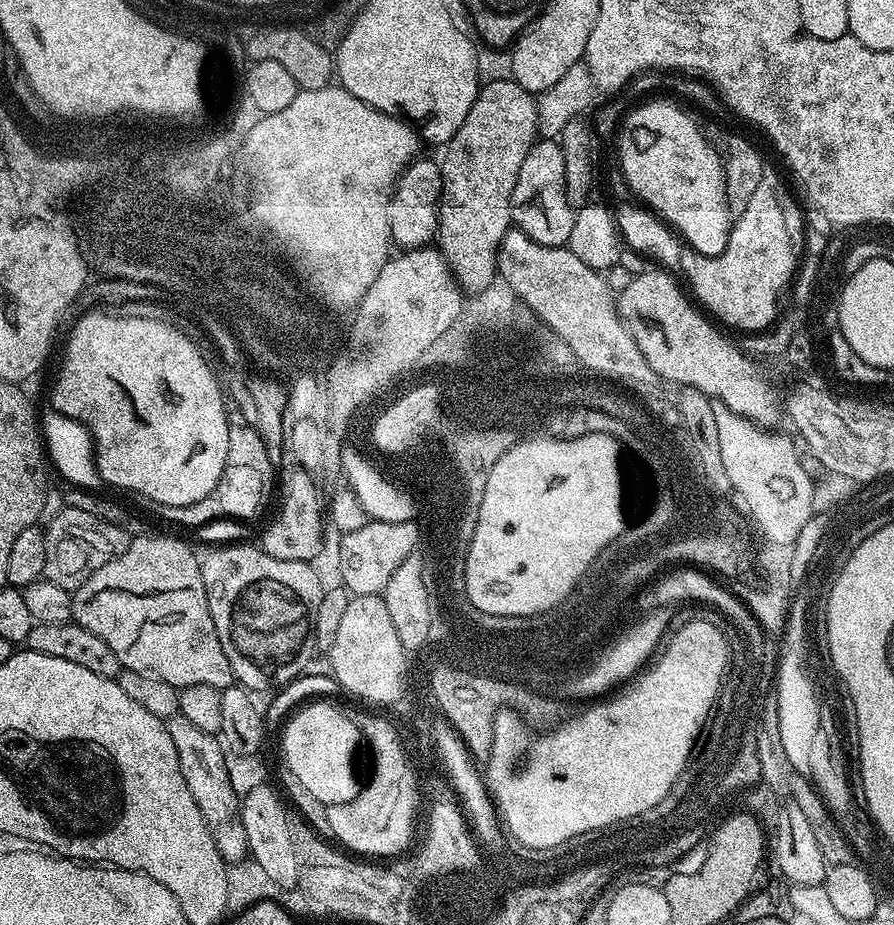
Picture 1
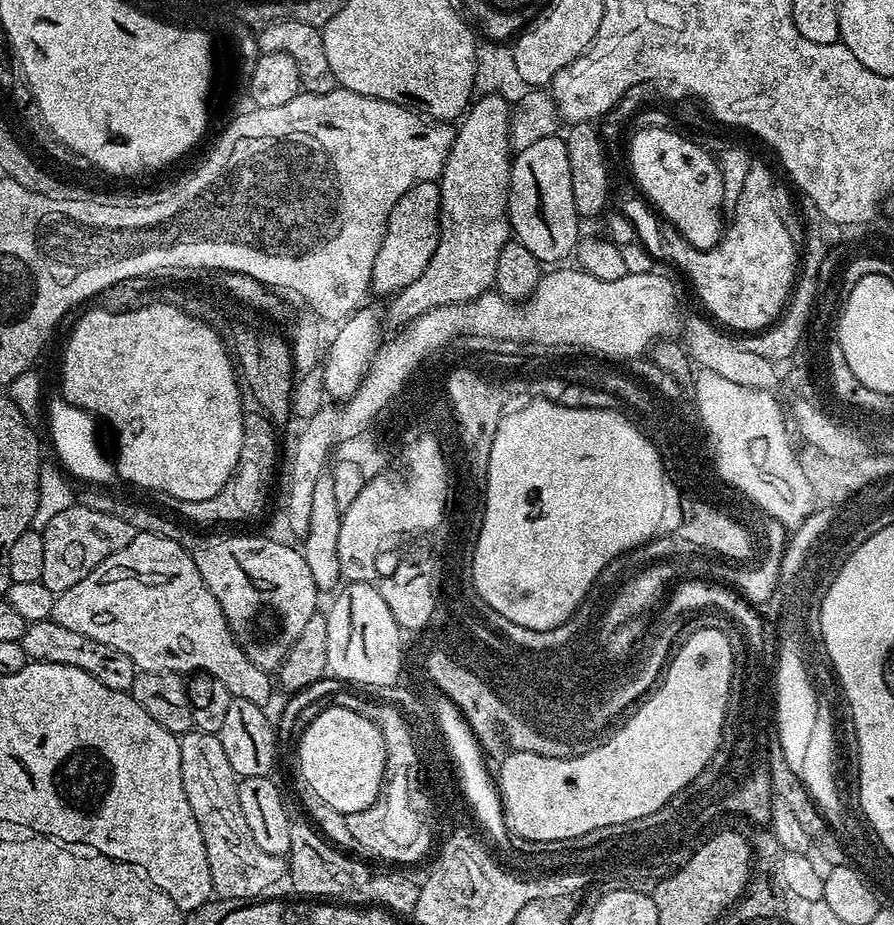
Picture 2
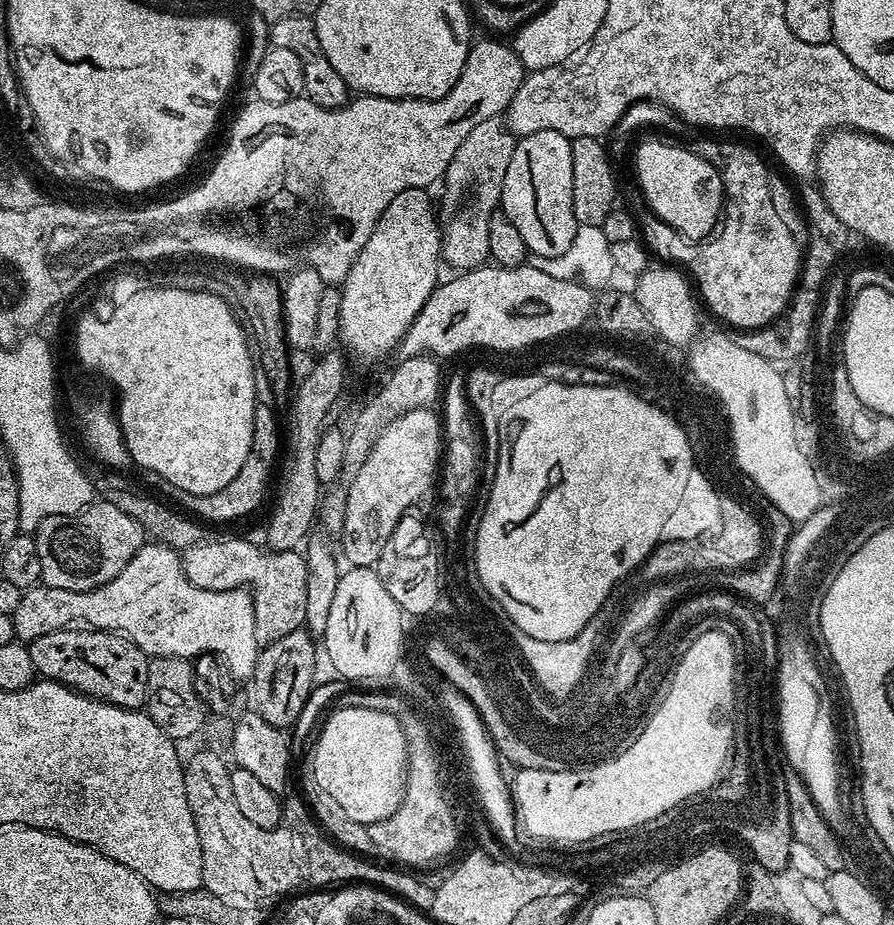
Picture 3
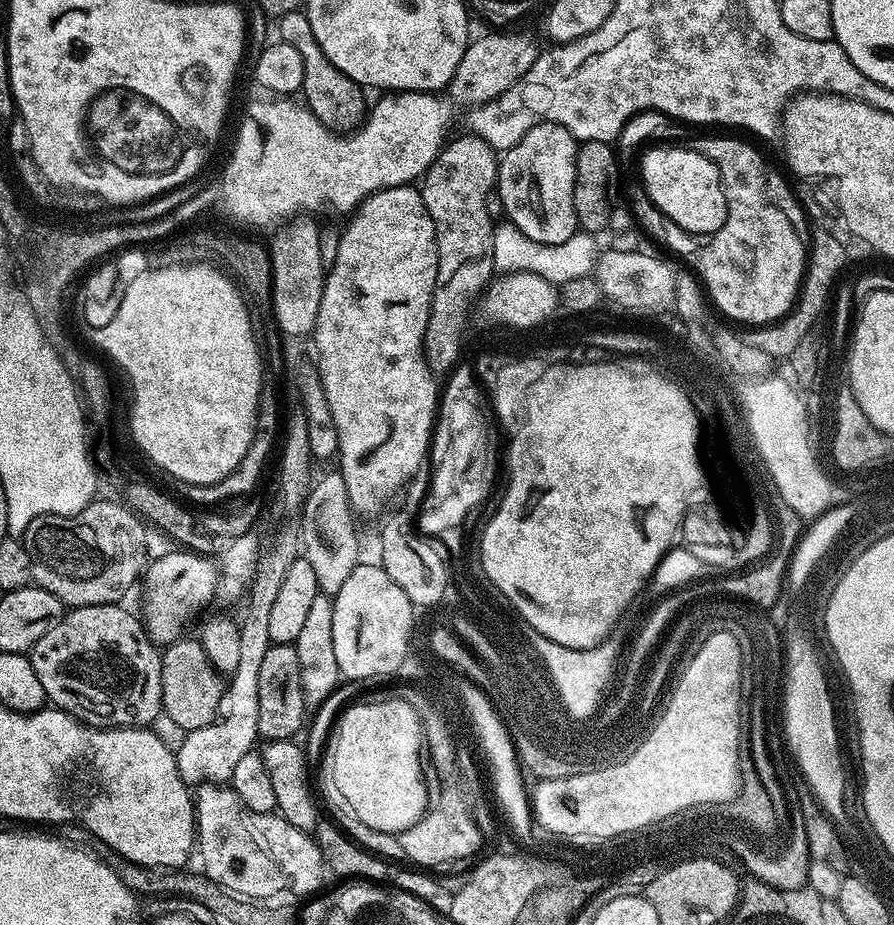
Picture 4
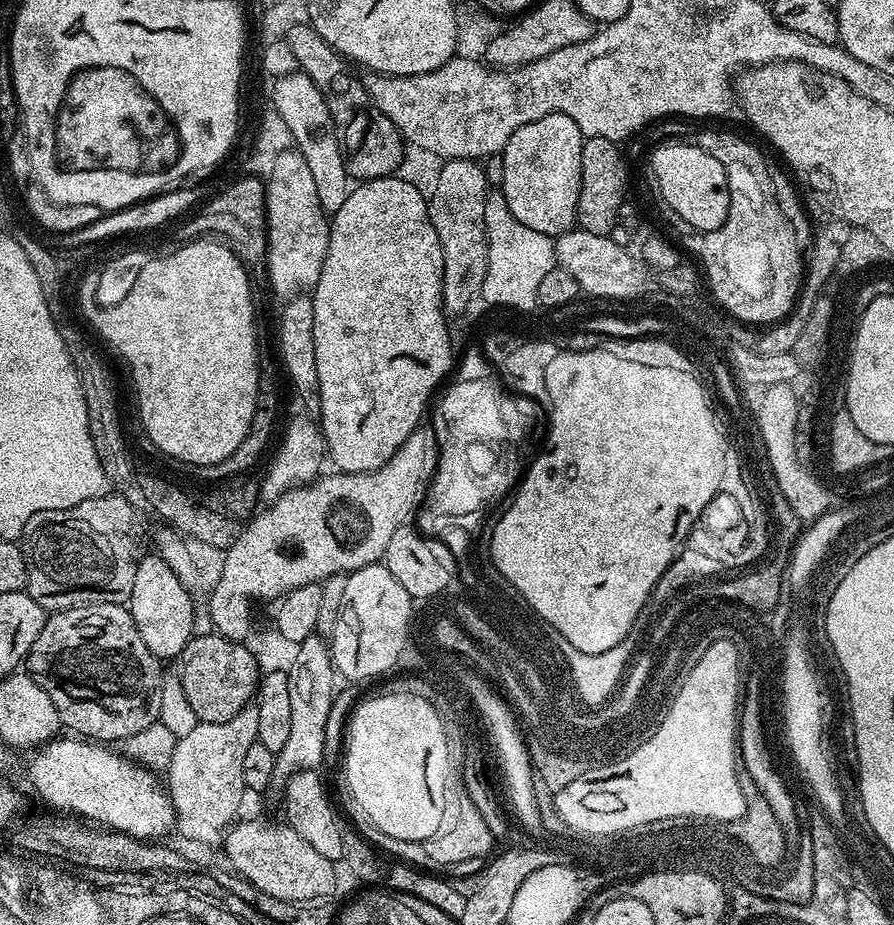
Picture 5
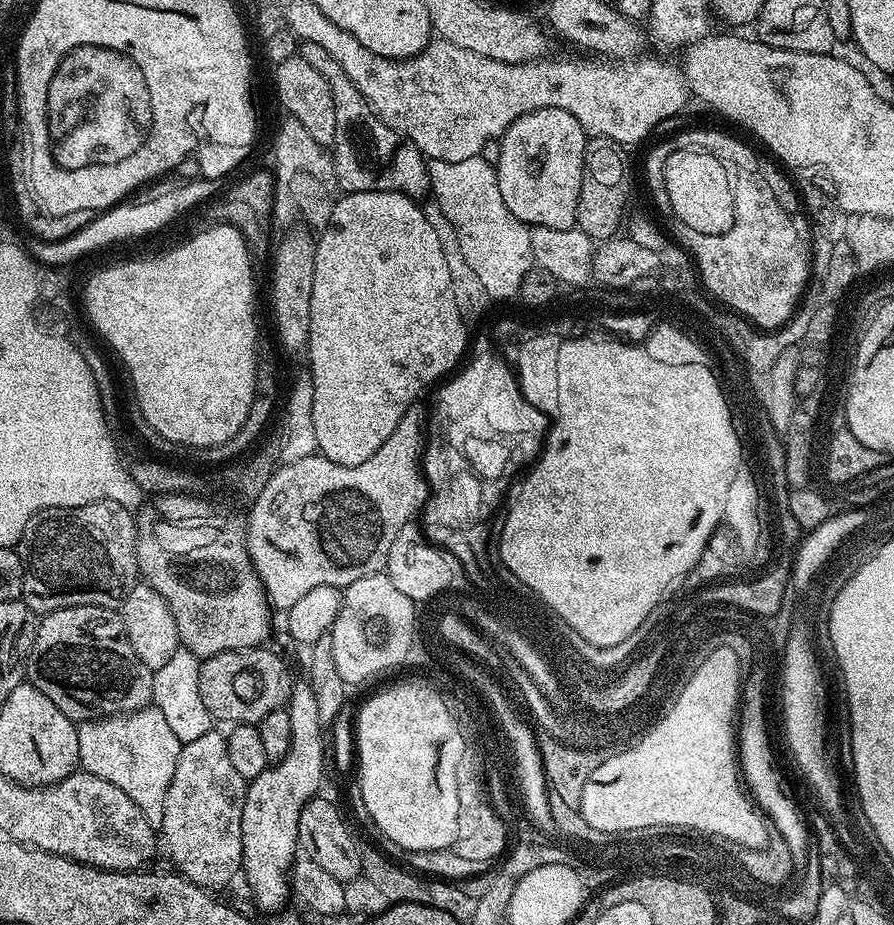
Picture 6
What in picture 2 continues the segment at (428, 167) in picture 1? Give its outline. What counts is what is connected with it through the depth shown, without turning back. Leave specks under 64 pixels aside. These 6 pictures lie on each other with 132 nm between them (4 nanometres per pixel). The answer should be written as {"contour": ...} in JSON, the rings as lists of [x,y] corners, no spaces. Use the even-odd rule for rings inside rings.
{"contour":[[[419,180],[398,202],[394,202],[394,210],[390,210],[390,218],[386,222],[386,234],[382,238],[382,246],[378,246],[378,258],[374,258],[371,291],[401,292],[406,286],[426,270],[430,258],[434,258],[434,250],[440,237],[440,185],[435,180]]]}

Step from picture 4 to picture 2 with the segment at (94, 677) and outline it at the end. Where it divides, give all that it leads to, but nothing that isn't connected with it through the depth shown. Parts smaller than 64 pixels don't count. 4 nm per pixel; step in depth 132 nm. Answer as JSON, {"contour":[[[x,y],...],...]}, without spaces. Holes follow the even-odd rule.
{"contour":[[[46,619],[28,625],[28,629],[20,639],[22,650],[26,650],[29,661],[41,664],[61,664],[62,666],[78,666],[78,670],[86,670],[102,686],[110,686],[110,690],[128,692],[131,689],[137,669],[126,654],[114,650],[114,646],[106,646],[106,642],[94,642],[94,638],[86,638],[86,634],[77,634],[75,630],[66,630],[66,626],[58,626],[58,622]]]}

